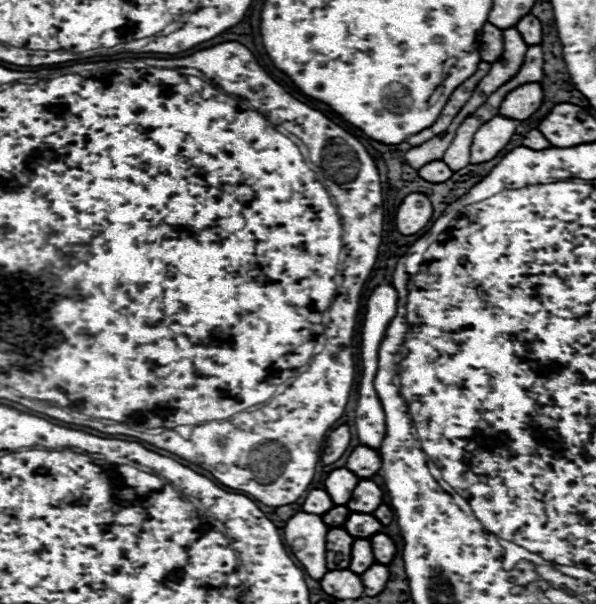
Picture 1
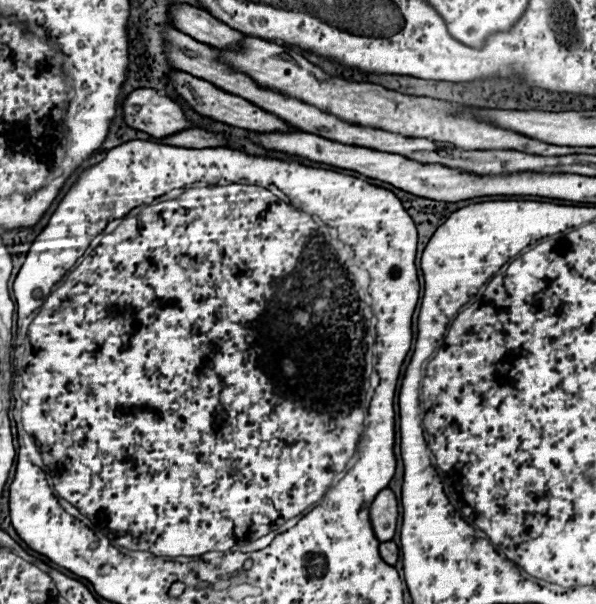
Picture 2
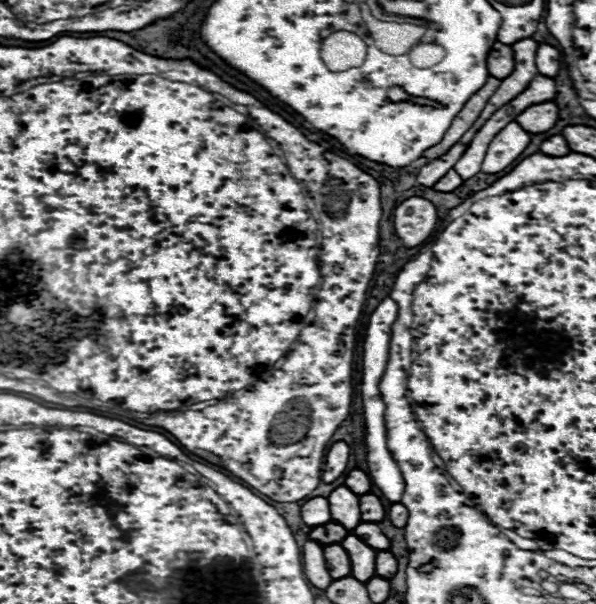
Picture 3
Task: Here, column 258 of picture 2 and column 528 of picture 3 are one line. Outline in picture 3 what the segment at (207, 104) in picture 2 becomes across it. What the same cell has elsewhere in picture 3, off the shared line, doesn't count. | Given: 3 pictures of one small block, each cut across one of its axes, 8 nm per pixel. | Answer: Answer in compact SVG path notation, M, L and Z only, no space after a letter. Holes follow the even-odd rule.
M554 102L530 106L516 118L516 122L530 134L548 132L550 128L556 126L556 120L558 120L558 106Z

